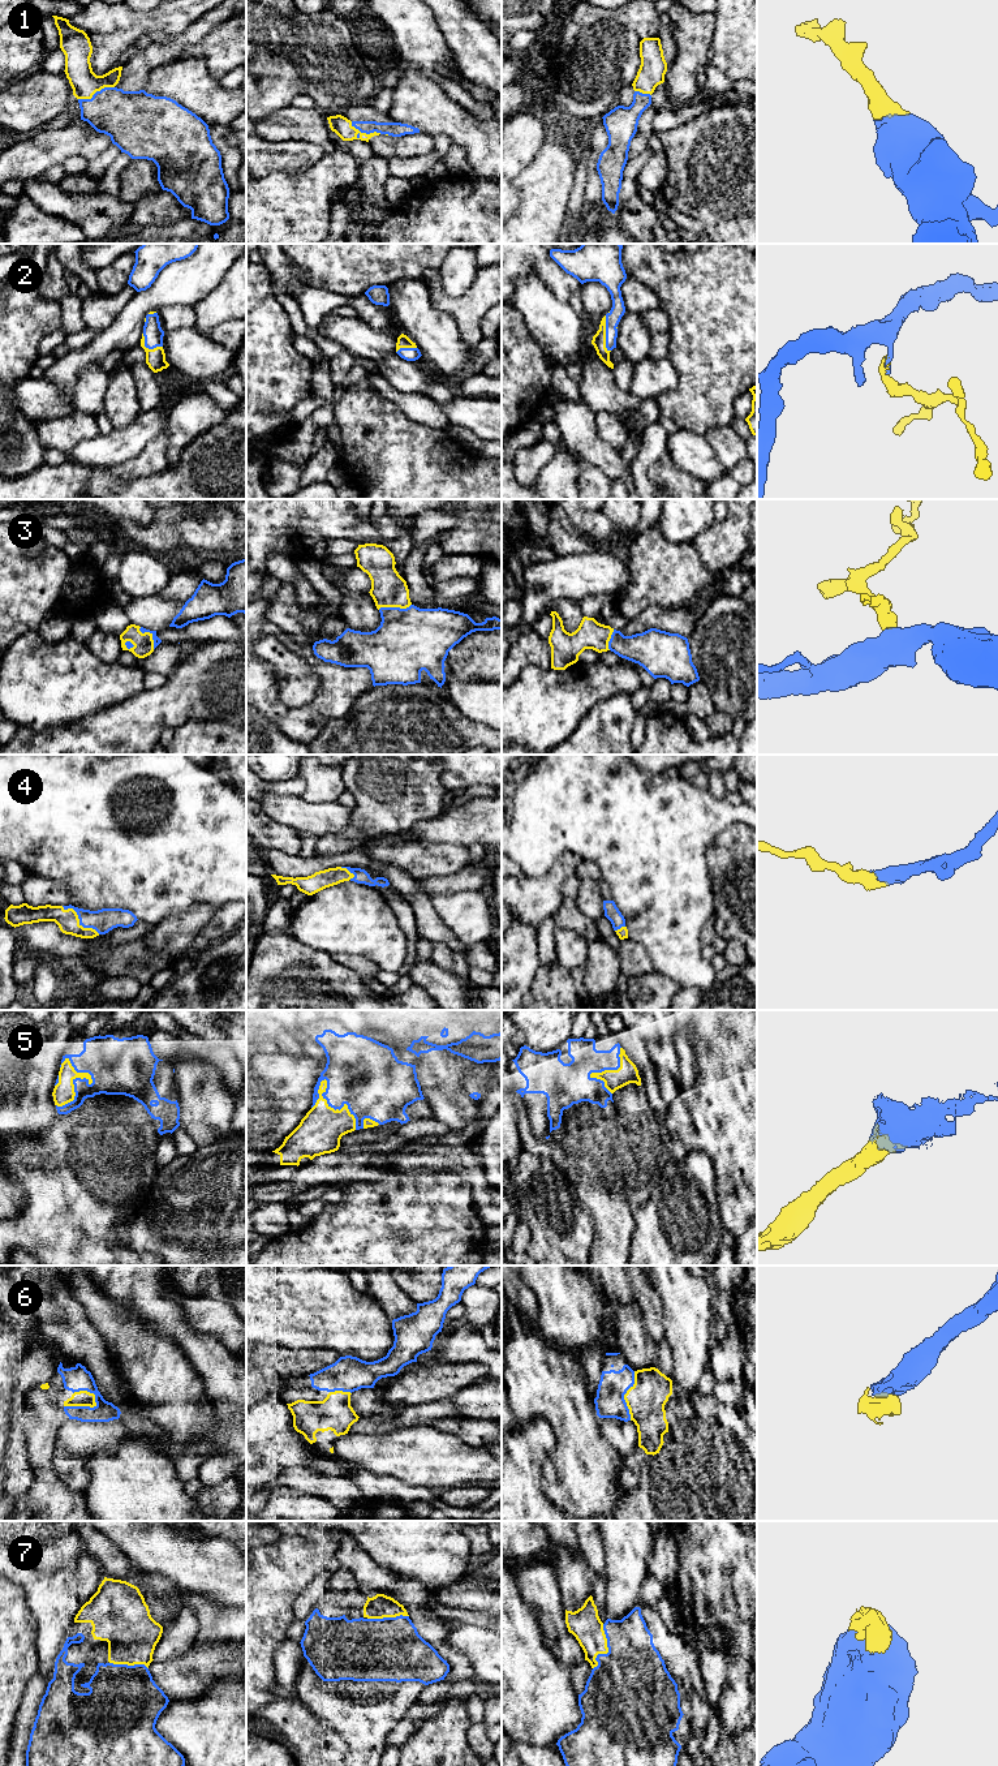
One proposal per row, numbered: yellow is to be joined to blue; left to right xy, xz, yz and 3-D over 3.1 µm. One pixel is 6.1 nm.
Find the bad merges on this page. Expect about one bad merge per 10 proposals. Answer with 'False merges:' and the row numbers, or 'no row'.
False merges: no row

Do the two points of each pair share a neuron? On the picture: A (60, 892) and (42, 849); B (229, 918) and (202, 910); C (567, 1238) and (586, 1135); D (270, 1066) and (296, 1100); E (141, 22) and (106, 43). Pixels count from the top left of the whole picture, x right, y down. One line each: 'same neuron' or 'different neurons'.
A: different neurons
B: different neurons
C: different neurons
D: same neuron
E: same neuron

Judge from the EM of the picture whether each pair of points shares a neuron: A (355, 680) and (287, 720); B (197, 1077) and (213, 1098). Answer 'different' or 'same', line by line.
A: same
B: same

